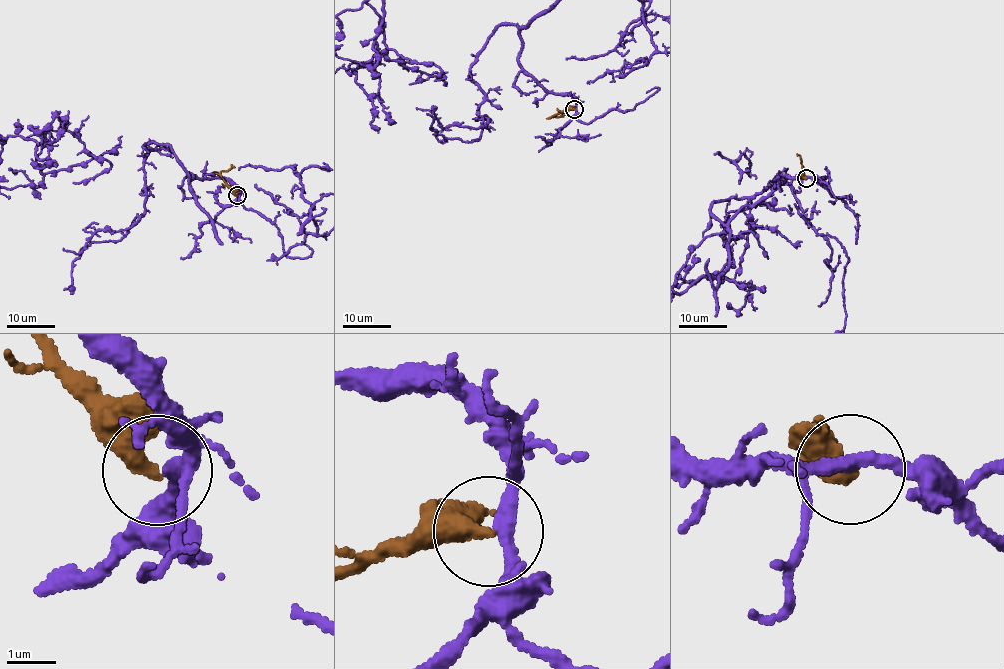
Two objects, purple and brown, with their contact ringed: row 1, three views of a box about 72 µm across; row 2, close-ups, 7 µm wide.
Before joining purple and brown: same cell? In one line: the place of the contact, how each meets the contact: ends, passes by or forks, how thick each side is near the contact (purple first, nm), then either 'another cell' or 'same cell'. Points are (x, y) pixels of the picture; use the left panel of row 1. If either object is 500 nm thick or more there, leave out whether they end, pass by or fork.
(237, 195) | purple passes by | brown ends | 280/420 nm | another cell

